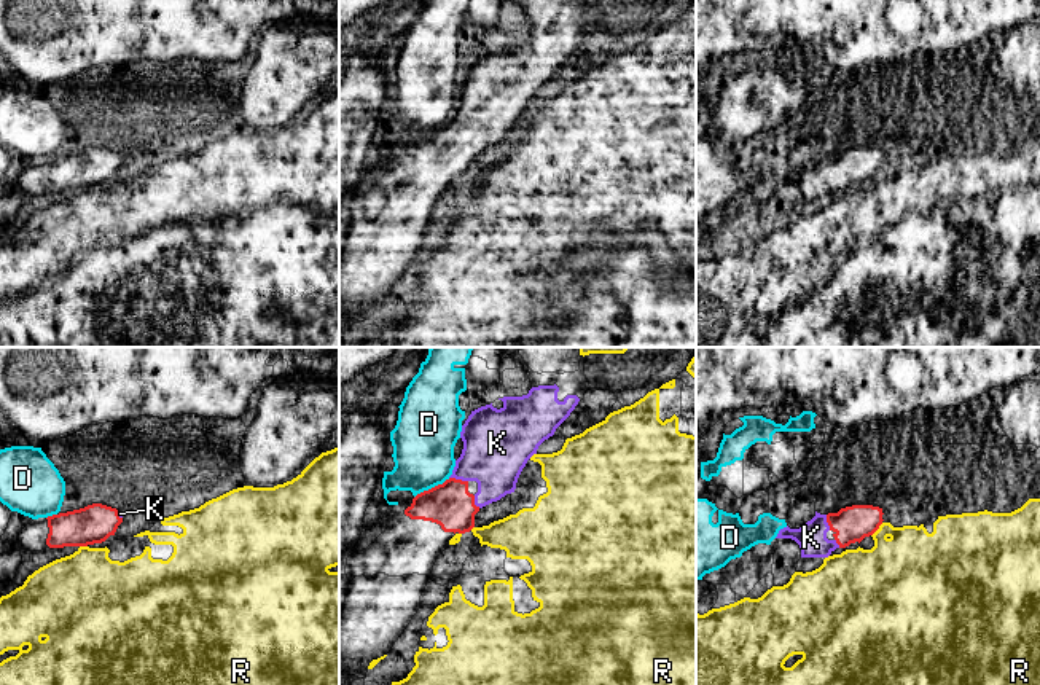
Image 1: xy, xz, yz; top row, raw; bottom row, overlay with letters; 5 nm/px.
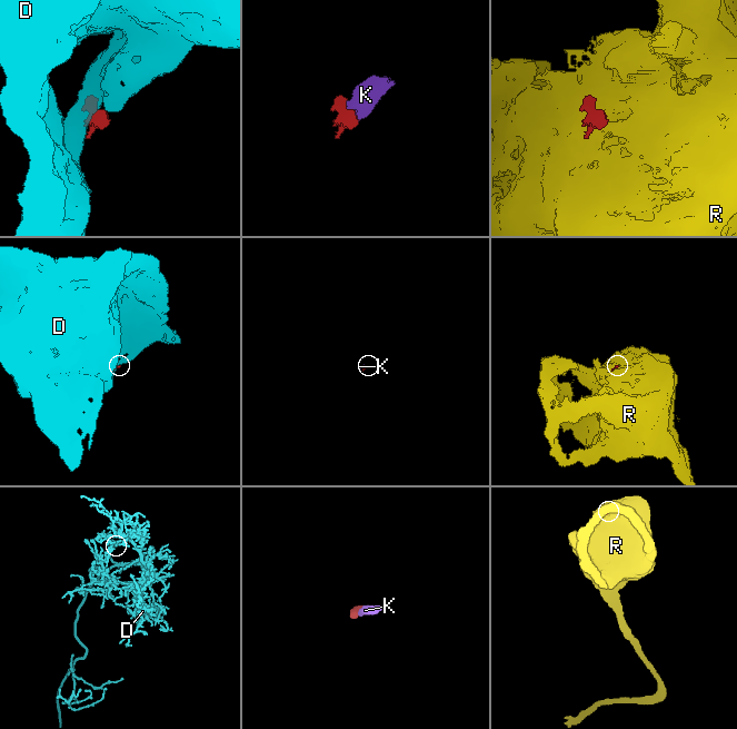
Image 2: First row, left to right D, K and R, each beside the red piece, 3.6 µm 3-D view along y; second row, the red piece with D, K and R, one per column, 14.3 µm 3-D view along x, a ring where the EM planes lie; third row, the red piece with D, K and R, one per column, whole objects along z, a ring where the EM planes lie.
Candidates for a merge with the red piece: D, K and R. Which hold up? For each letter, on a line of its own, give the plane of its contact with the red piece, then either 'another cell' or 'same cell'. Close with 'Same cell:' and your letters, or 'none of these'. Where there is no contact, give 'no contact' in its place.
D: meets red in xz; another cell
K: meets red in xz; same cell
R: meets red in yz; another cell
Same cell: K

